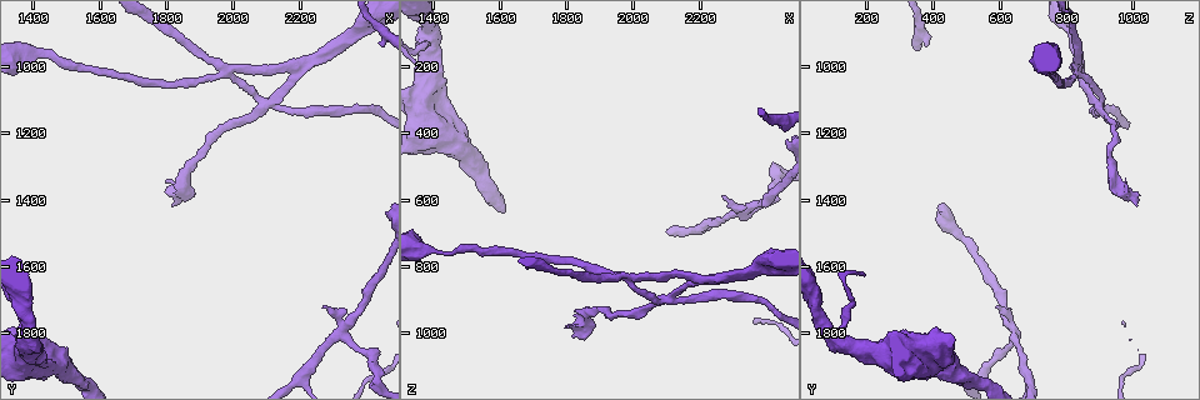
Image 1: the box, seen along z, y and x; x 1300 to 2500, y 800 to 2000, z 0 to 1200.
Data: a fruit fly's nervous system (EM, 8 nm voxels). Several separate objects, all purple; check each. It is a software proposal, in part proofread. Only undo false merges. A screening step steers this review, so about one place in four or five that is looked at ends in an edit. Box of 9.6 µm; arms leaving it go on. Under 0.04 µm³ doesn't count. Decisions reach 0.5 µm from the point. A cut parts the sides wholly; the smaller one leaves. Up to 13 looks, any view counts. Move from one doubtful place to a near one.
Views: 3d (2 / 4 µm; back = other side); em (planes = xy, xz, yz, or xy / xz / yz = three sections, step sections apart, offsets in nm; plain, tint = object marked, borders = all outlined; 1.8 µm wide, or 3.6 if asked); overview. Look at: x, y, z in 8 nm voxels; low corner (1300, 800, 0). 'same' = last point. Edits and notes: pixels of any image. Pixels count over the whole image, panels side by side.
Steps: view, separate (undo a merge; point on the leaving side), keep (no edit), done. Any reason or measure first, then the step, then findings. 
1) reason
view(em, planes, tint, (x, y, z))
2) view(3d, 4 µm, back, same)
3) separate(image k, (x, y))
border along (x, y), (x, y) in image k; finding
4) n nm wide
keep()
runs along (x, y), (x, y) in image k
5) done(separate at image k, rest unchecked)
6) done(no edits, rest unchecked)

branch point
view(3d, 2 µm, (1390, 1820, 110))

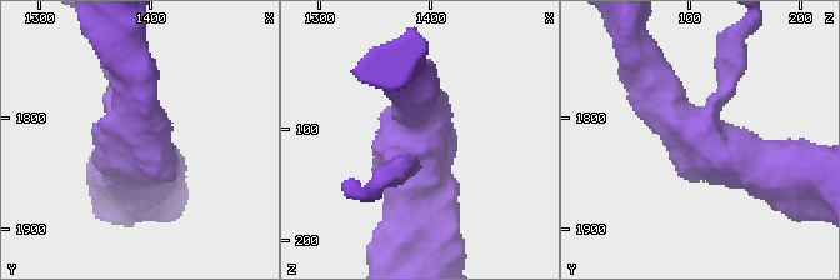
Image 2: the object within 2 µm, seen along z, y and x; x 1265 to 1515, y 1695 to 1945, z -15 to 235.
3 arms; arms of 200, 300, 480 nm
view(em, yz, step 4, tint, (1390, 1816, 110))

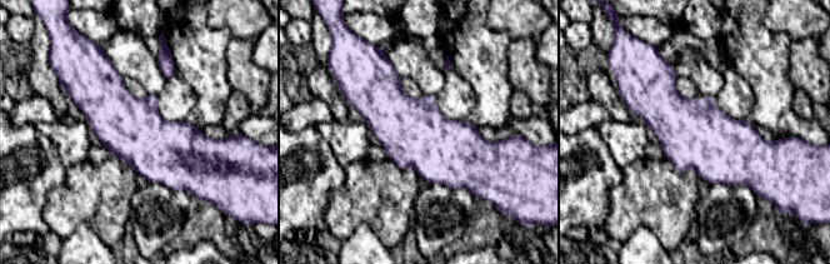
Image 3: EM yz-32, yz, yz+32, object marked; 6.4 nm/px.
another direction
view(em, planes, tint, same)

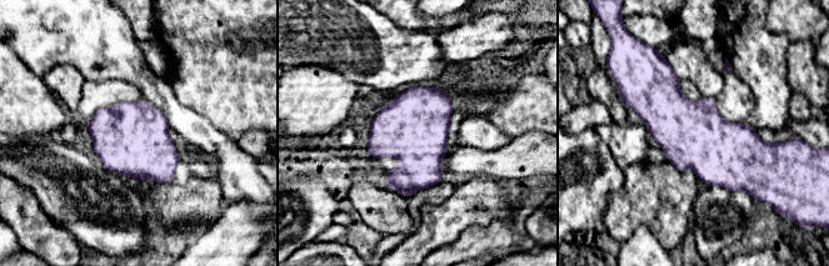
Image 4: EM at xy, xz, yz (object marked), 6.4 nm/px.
440 nm wide
keep()
one neuron here

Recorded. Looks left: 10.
four arms meet
view(3d, 2 µm, (1970, 1020, 840))

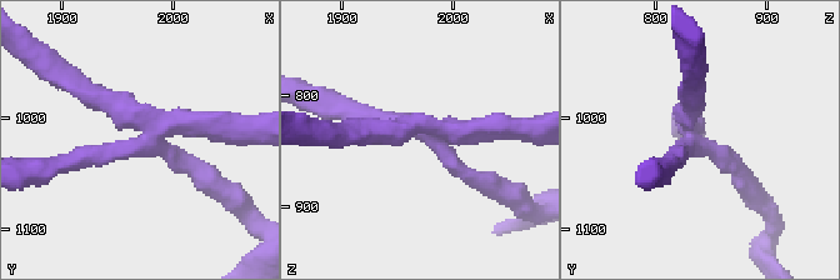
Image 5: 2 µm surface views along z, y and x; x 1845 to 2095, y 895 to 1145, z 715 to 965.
4 arms; now the EM
view(em, xz, step 4, tint, (1968, 1024, 832))

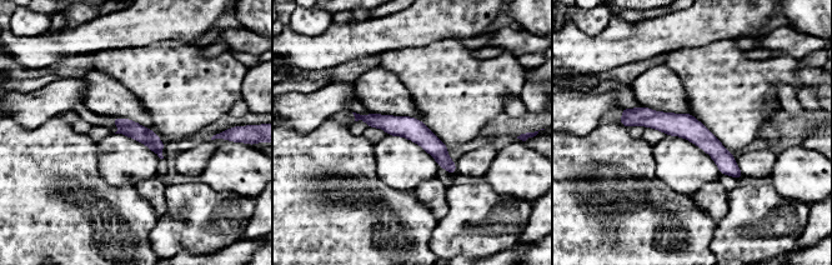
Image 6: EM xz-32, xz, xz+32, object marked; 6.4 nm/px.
another direction
view(em, planes, borders, same)

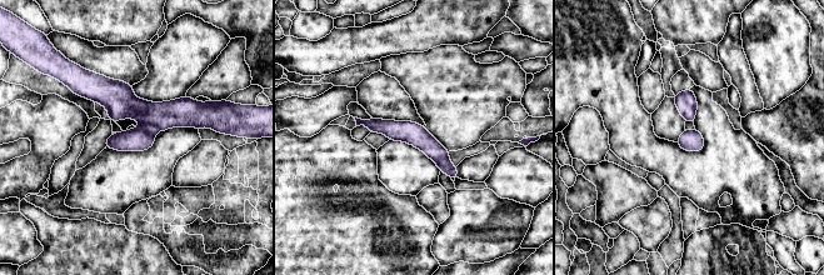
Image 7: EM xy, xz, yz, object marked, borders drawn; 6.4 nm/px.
separate(image 7, (140, 139))
the part that leaves runs along (369, 124), (415, 134), (454, 174) in image 7; two neurons meet here

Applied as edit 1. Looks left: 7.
see it whole again
view(overview)

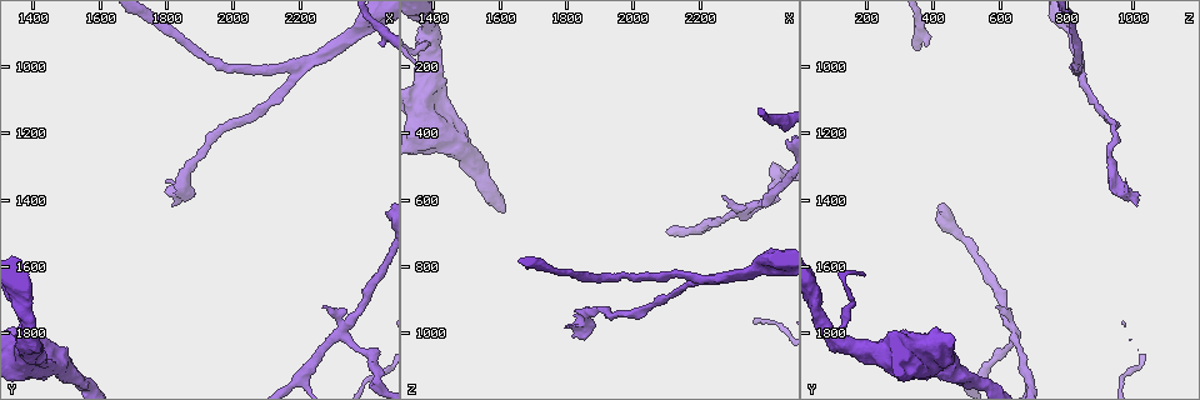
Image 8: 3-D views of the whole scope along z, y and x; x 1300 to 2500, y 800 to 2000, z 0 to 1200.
side arm on a straight run
view(em, planes, plain, (2230, 990, 840))

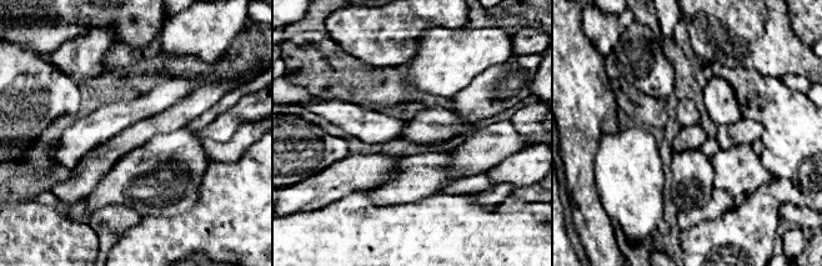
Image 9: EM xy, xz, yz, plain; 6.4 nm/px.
view(em, planes, tint, same)

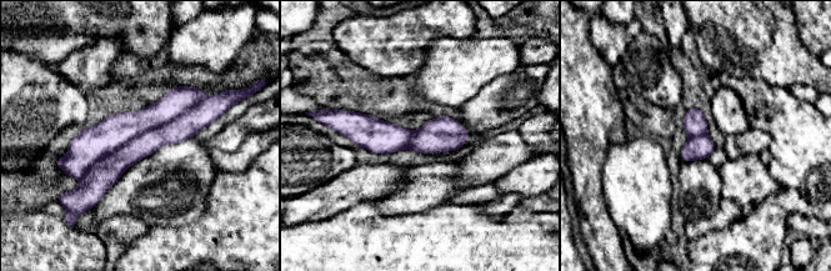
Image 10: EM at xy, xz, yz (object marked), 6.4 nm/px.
170 nm wide
separate(image 10, (180, 129))
two neurons meet here

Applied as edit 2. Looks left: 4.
abrupt turn
view(3d, 4 µm, (2320, 1800, 650))

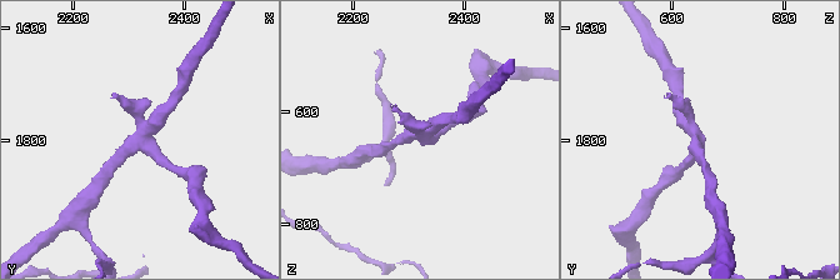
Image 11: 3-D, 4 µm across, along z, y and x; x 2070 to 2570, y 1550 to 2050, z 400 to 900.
view(em, yz, step 8, tint, (2325, 1800, 640))

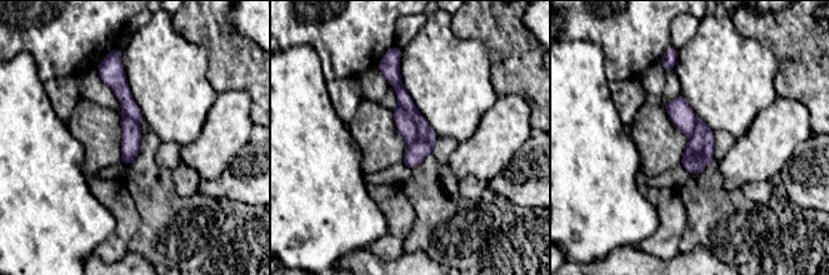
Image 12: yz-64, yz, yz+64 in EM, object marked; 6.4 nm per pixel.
130 nm wide
separate(image 12, (417, 151))
a second neuron is stuck on

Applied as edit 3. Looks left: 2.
done(separate at image 7, separate at image 10, separate at image 12, rest unchecked)

